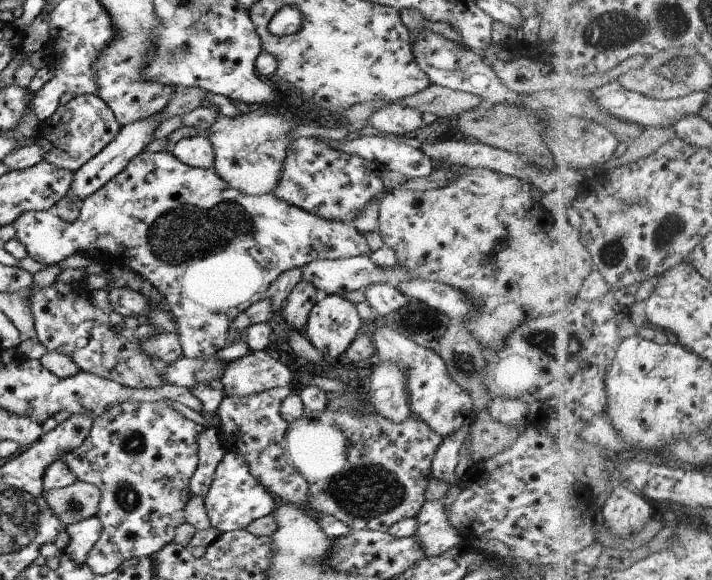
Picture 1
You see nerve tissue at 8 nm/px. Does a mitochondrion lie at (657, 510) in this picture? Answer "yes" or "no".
no

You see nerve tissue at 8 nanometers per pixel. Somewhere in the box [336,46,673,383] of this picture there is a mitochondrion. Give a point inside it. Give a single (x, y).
(612, 252)

